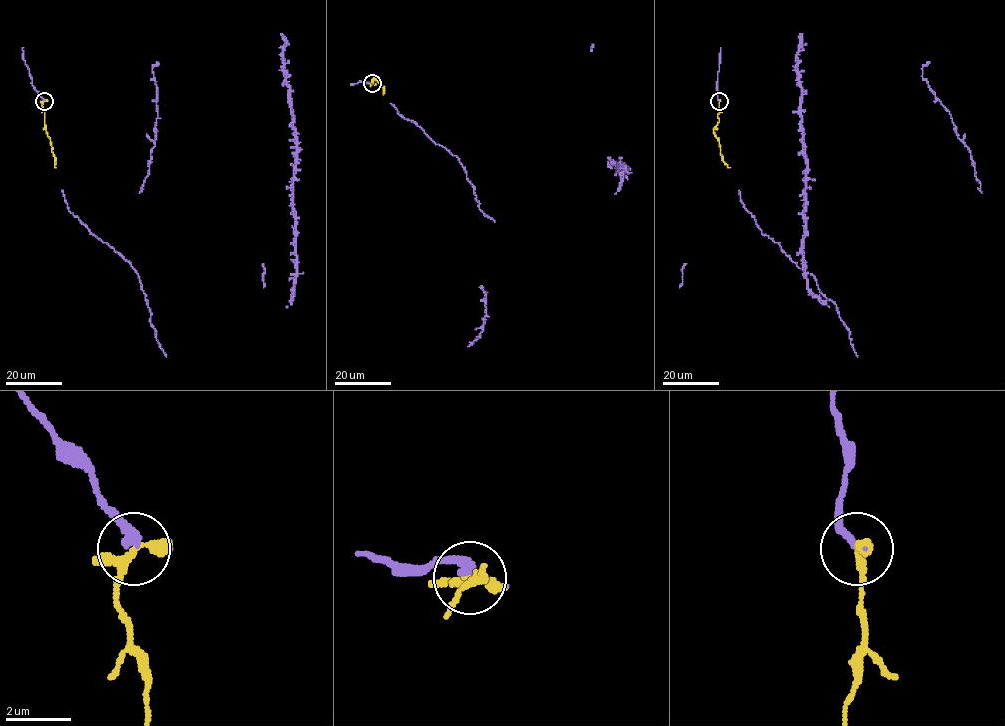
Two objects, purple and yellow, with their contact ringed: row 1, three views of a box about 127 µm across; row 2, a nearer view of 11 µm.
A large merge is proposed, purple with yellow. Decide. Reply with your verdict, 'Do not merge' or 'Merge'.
Merge

